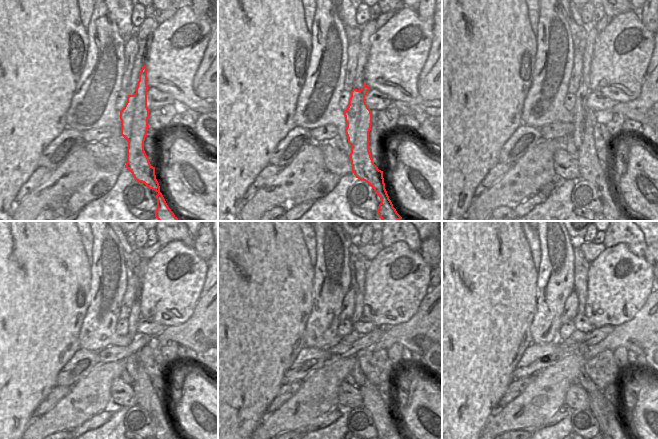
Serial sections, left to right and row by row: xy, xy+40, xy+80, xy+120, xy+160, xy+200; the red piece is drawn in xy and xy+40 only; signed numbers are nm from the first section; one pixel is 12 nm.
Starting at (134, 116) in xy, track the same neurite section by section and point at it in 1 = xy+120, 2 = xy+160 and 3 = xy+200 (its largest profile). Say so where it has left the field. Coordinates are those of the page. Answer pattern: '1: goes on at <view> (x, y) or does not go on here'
1: goes on at xy+120 (146, 397)
2: goes on at xy+160 (382, 415)
3: goes on at xy+200 (608, 417)

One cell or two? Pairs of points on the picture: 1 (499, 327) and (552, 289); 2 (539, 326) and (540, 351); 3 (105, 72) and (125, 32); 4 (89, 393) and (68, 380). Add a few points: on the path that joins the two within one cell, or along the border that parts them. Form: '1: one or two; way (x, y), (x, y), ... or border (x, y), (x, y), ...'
1: two; border (537, 277), (537, 306), (531, 323)
2: two; border (557, 336), (546, 343), (532, 343)
3: two; border (109, 18), (116, 24), (118, 33), (125, 42)
4: two; border (92, 369), (71, 387)

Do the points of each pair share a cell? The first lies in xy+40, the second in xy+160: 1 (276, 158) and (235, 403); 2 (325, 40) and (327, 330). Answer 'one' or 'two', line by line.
1: two
2: one

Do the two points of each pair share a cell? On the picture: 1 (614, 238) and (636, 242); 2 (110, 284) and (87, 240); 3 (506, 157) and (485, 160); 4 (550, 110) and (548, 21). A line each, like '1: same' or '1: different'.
1: same
2: different
3: different
4: same

